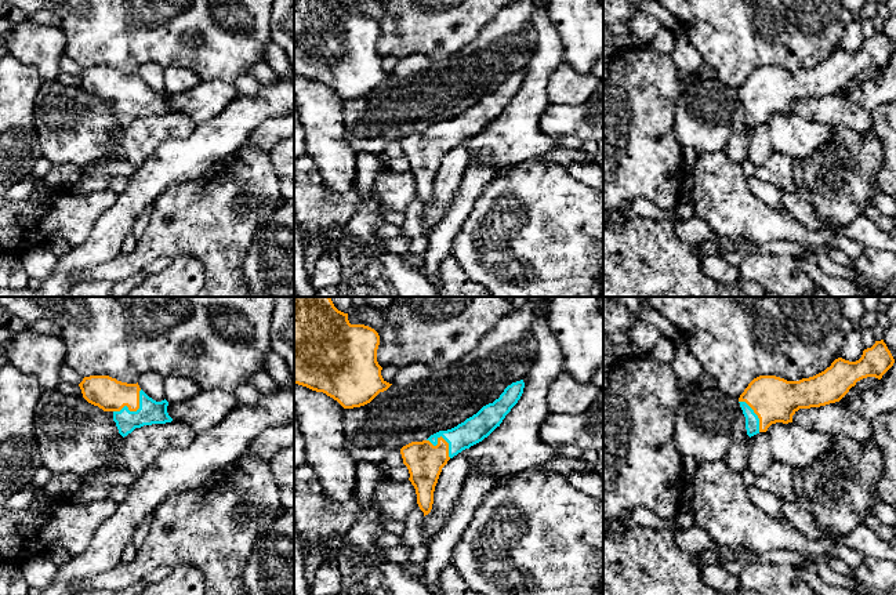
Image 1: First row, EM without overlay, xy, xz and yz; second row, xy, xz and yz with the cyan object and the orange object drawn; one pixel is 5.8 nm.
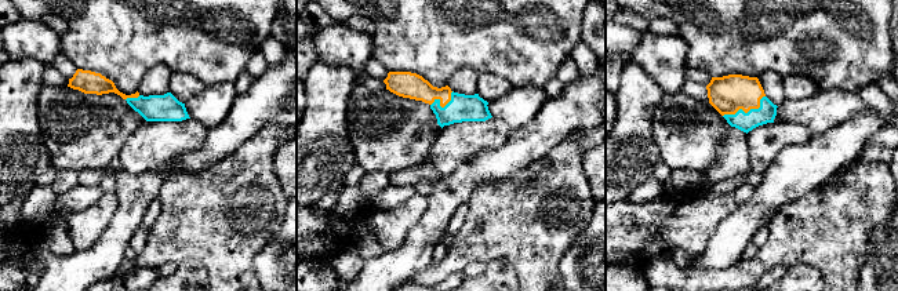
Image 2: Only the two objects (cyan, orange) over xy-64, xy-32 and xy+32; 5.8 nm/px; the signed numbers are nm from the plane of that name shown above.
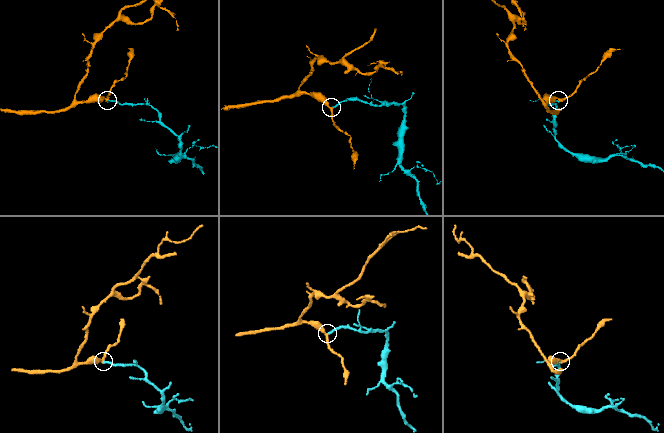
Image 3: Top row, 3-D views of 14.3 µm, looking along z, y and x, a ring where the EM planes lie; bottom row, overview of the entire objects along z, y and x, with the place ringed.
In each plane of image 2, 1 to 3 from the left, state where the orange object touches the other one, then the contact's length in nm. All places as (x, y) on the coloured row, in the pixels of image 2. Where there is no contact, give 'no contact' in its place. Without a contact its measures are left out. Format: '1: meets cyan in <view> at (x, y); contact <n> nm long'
1: meets cyan in xy-64 at (133, 98); contact 90 nm long
2: meets cyan in xy-32 at (444, 106); contact 160 nm long
3: meets cyan in xy+32 at (748, 112); contact 280 nm long

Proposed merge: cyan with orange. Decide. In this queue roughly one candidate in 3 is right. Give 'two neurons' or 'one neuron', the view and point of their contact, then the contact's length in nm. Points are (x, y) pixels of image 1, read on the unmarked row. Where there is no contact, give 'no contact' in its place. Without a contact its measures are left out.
one neuron | xy (134, 102) | 220 nm

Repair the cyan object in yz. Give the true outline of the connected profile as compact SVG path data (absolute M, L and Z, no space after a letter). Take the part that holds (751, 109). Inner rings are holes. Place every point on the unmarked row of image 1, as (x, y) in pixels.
M881 30L864 40L859 51L838 48L824 62L809 69L787 72L776 66L759 66L739 88L747 126L751 128L766 123L776 113L792 113L799 99L839 92L857 72L867 68L881 70L893 54L890 41Z

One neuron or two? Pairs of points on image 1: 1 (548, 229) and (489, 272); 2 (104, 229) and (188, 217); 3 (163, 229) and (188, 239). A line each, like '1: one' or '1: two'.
1: one
2: two
3: one

